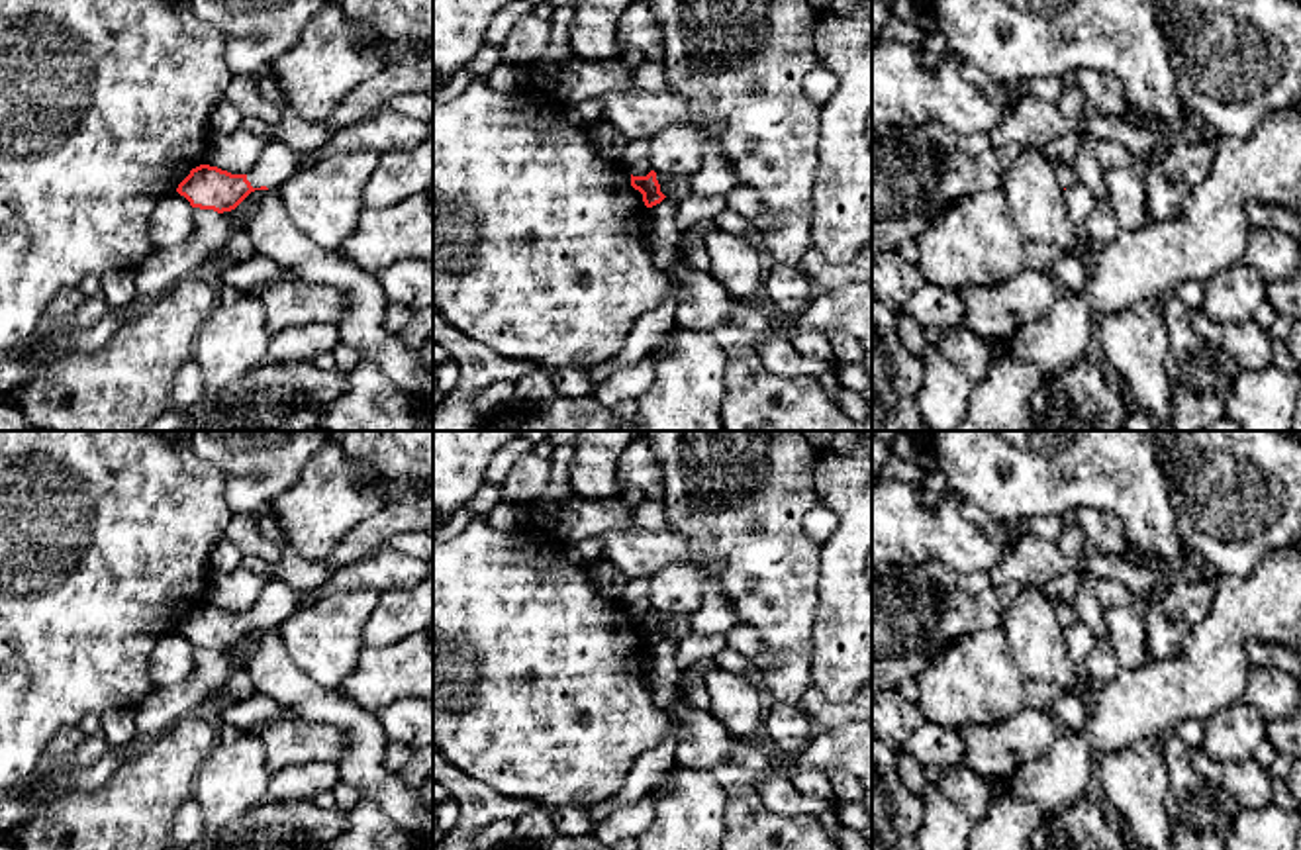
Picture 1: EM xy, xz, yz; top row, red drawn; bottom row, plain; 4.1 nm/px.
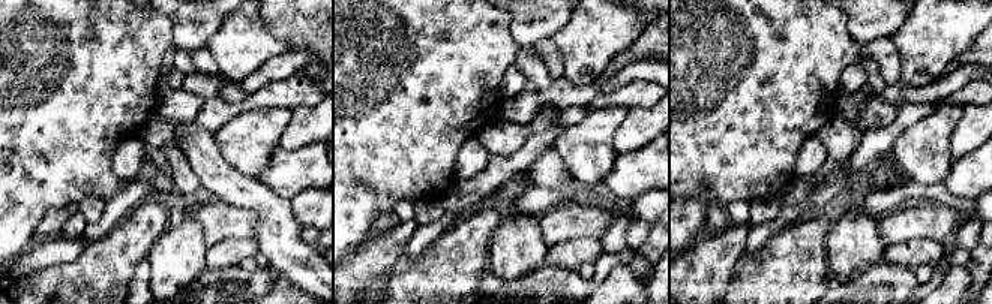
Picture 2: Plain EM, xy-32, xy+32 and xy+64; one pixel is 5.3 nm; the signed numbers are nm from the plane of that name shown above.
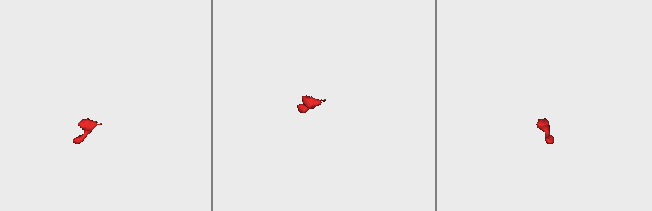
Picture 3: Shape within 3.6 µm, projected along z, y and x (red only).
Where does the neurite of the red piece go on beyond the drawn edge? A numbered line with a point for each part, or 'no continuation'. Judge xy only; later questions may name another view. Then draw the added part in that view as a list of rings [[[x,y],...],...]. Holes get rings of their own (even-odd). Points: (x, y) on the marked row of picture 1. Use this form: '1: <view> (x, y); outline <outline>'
1: xy (277, 163); outline [[[272,139],[255,166],[247,172],[247,180],[253,188],[278,188],[298,172],[300,161],[302,153],[296,153],[286,143]]]

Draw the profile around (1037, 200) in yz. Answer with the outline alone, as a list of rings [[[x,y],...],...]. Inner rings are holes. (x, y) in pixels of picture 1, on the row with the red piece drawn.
[[[1021,145],[1017,161],[1003,168],[1001,190],[1025,243],[1060,245],[1068,255],[1085,247],[1084,233],[1068,217],[1064,188],[1044,149]]]

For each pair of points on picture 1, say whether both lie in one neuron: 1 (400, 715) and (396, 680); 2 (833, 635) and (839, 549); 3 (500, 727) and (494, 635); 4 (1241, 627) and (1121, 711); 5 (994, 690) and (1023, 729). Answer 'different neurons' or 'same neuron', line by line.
1: different neurons
2: same neuron
3: same neuron
4: same neuron
5: different neurons

